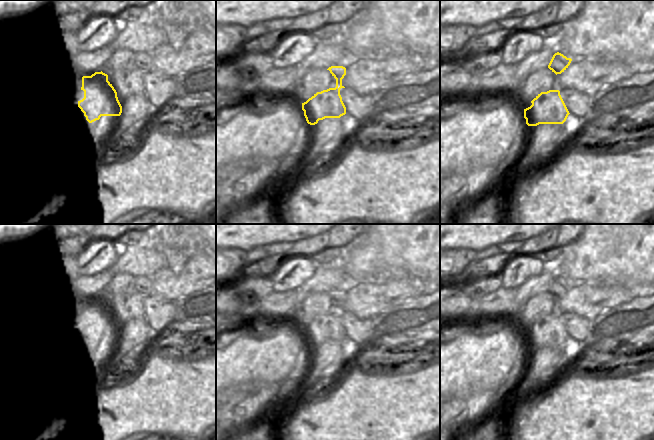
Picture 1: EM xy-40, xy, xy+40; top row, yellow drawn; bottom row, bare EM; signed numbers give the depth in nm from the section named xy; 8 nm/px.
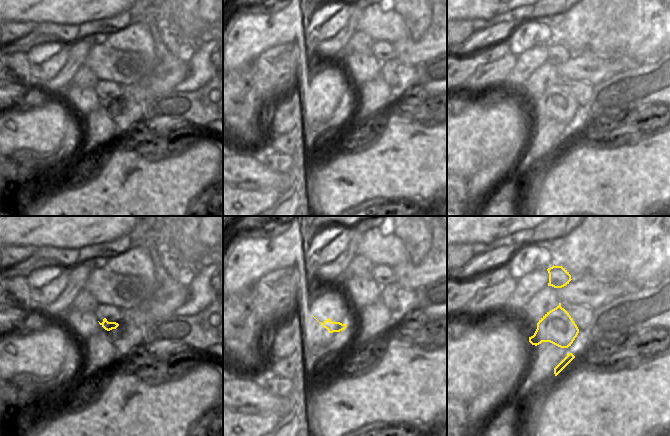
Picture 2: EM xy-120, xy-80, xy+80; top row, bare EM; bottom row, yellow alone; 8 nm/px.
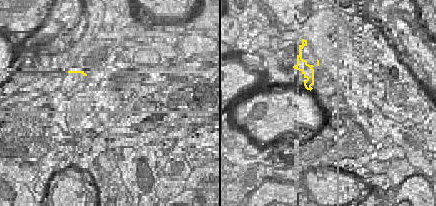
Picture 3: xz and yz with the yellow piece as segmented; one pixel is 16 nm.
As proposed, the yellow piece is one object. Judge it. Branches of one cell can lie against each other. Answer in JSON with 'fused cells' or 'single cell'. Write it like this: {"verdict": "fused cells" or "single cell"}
{"verdict": "fused cells"}

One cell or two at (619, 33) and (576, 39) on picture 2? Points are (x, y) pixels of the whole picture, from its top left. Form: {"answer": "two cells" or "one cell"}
{"answer": "one cell"}

